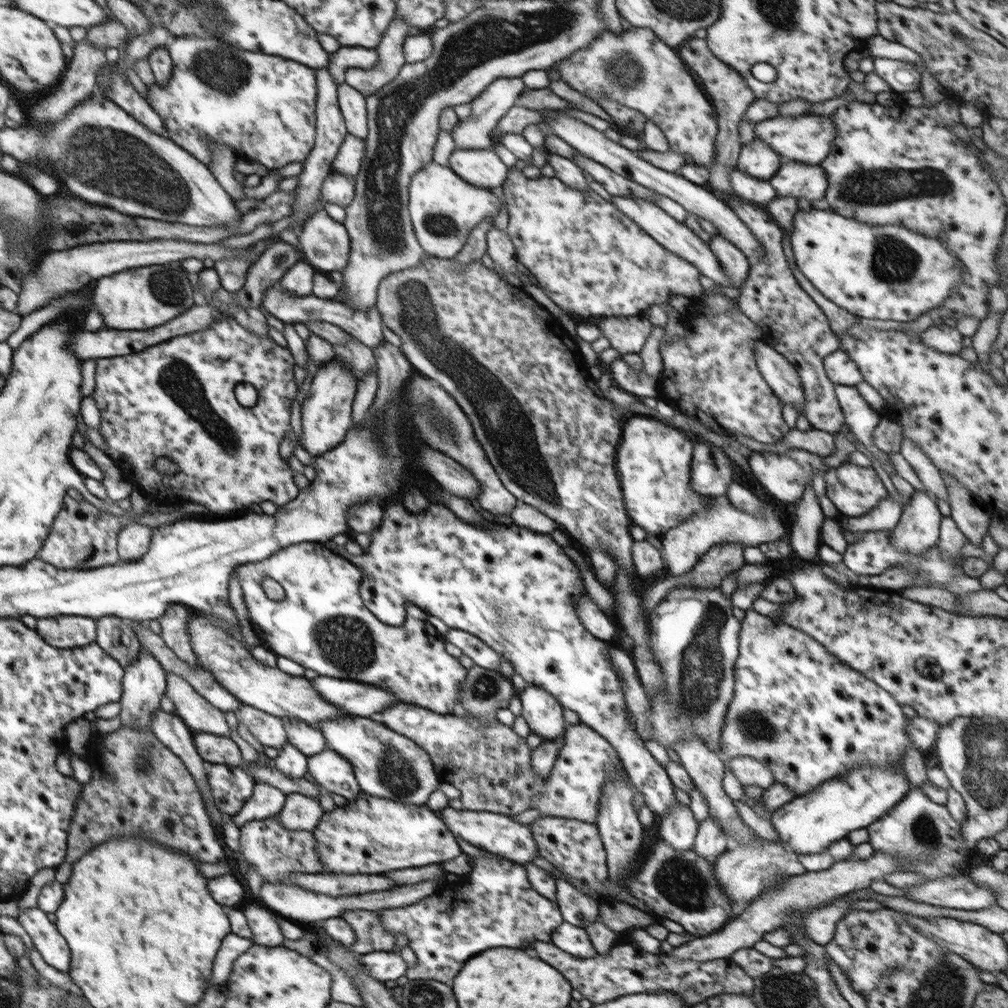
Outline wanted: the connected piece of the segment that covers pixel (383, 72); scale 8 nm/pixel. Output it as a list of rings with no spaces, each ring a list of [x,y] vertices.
[[[393,14],[390,27],[382,35],[381,42],[375,49],[378,52],[378,64],[372,70],[349,68],[345,73],[345,83],[365,97],[378,92],[386,84],[396,79],[406,64],[404,42],[413,33],[406,19]]]

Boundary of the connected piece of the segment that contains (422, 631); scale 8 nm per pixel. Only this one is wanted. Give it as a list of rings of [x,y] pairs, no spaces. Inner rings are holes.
[[[299,543],[280,548],[262,562],[242,564],[236,568],[243,588],[243,601],[248,609],[250,625],[258,635],[260,646],[272,651],[276,656],[290,658],[305,669],[310,668],[320,674],[340,678],[340,680],[360,680],[378,688],[392,690],[392,694],[408,704],[418,704],[432,712],[452,713],[459,702],[459,690],[465,681],[467,669],[455,656],[448,654],[445,639],[428,621],[429,615],[421,608],[407,602],[406,617],[400,627],[382,624],[363,603],[359,586],[362,571],[348,560],[336,555],[324,543]],[[264,578],[274,578],[285,590],[284,600],[271,600],[262,587]]]

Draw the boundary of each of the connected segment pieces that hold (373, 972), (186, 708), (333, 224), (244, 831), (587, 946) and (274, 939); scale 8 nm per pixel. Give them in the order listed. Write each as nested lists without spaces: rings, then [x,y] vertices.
[[[397,950],[390,952],[376,951],[361,955],[361,958],[362,966],[368,971],[368,975],[382,983],[397,981],[401,976],[405,976],[409,970],[408,965]]]
[[[166,670],[165,673],[165,695],[174,703],[174,713],[193,732],[230,737],[224,711],[210,704],[183,676]]]
[[[325,209],[314,212],[302,224],[298,233],[302,257],[314,268],[324,271],[327,275],[341,270],[348,264],[351,242],[347,228],[334,220]]]
[[[269,816],[264,820],[251,820],[240,828],[240,850],[236,857],[240,874],[246,877],[248,867],[252,866],[263,882],[282,883],[291,874],[316,874],[323,872],[323,866],[316,852],[316,839],[312,830],[288,830],[277,819]]]
[[[564,921],[552,934],[552,942],[564,952],[580,958],[592,958],[597,955],[585,928],[572,926]]]
[[[254,902],[245,906],[244,914],[253,934],[253,942],[265,947],[283,944],[285,936],[277,923],[279,915],[263,904]]]

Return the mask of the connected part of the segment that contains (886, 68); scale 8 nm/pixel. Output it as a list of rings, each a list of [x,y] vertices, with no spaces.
[[[874,58],[874,73],[880,76],[893,92],[902,93],[920,90],[923,76],[914,64],[891,58]]]

